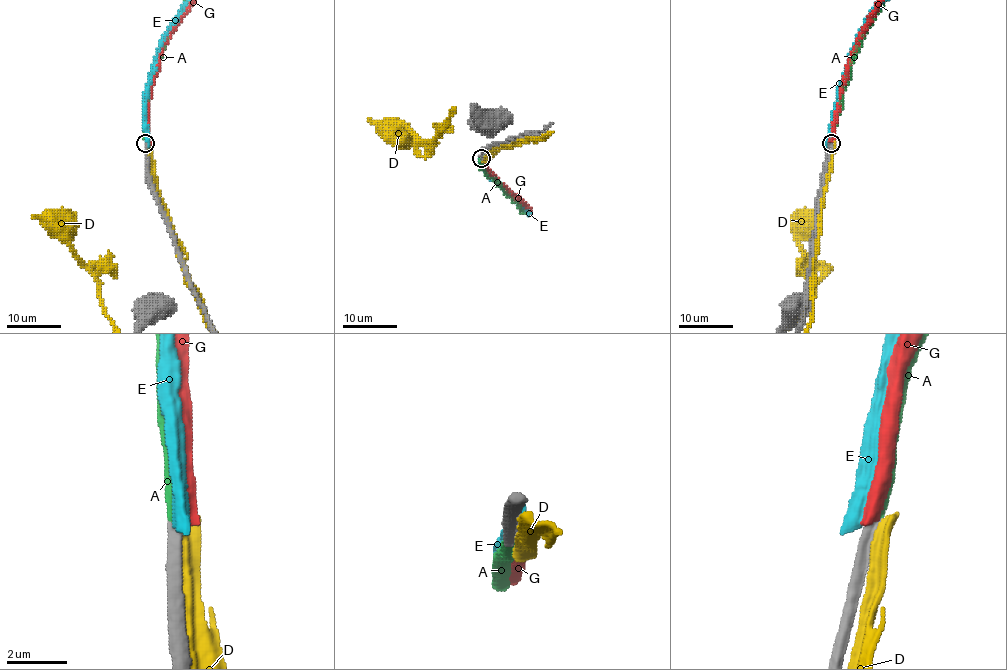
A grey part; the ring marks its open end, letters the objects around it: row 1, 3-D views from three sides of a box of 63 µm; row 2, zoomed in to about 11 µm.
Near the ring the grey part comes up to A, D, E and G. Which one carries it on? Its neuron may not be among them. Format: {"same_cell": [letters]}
{"same_cell": ["A"]}

